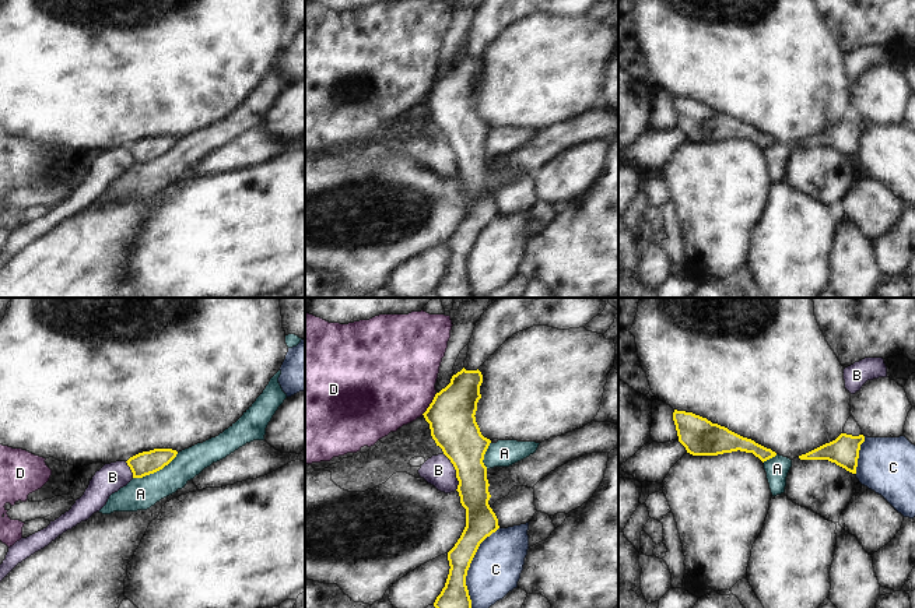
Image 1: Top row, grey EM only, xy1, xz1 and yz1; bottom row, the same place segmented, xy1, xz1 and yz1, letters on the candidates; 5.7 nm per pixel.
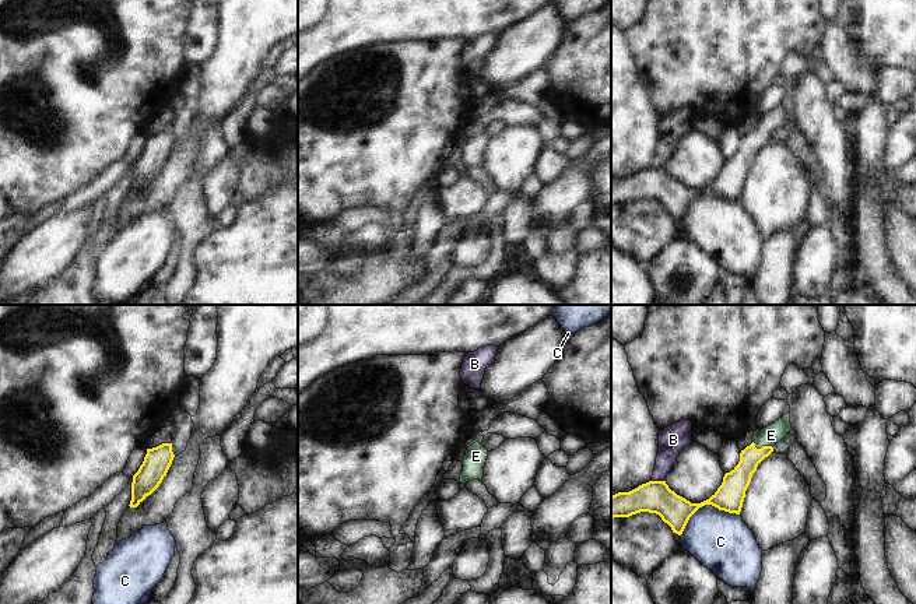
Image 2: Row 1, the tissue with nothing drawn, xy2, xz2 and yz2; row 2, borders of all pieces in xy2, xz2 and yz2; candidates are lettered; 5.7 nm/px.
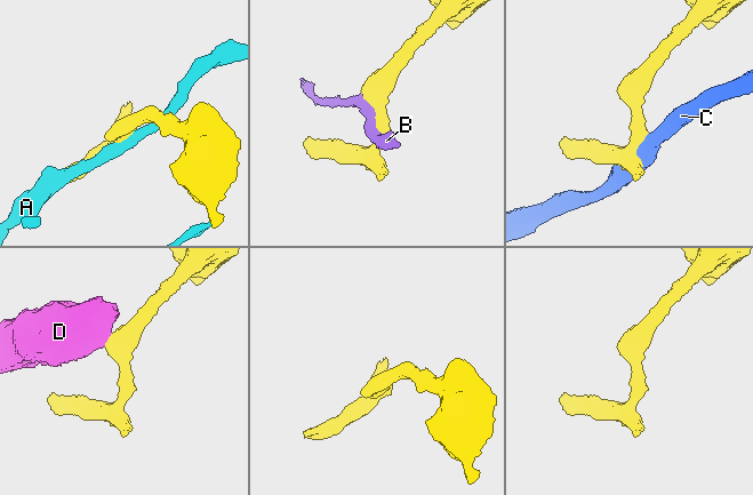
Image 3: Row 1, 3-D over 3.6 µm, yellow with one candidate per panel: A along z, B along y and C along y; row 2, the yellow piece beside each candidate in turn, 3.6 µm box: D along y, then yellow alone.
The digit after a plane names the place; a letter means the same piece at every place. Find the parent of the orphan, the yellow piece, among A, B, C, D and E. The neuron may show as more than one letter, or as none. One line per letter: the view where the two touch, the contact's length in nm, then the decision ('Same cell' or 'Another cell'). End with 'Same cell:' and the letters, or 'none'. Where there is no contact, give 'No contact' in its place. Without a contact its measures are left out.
A: Touches yellow in xy1. Shared border 300 nm. Another cell
B: Touches yellow in xz1. Shared border 220 nm. Another cell
C: Touches yellow in xz1. Shared border 500 nm. Another cell
D: Touches yellow in xz1. Shared border 160 nm. Another cell
E: Touches yellow in yz2. Shared border 130 nm. Same cell
Same cell: E.

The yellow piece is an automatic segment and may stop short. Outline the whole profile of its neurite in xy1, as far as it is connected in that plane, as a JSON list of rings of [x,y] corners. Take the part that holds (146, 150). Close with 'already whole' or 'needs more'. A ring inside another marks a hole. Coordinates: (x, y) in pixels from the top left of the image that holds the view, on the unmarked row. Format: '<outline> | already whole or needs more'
[[[154,136],[130,144],[126,150],[133,159],[133,165],[143,165],[168,152],[178,138],[172,136]]] | already whole

